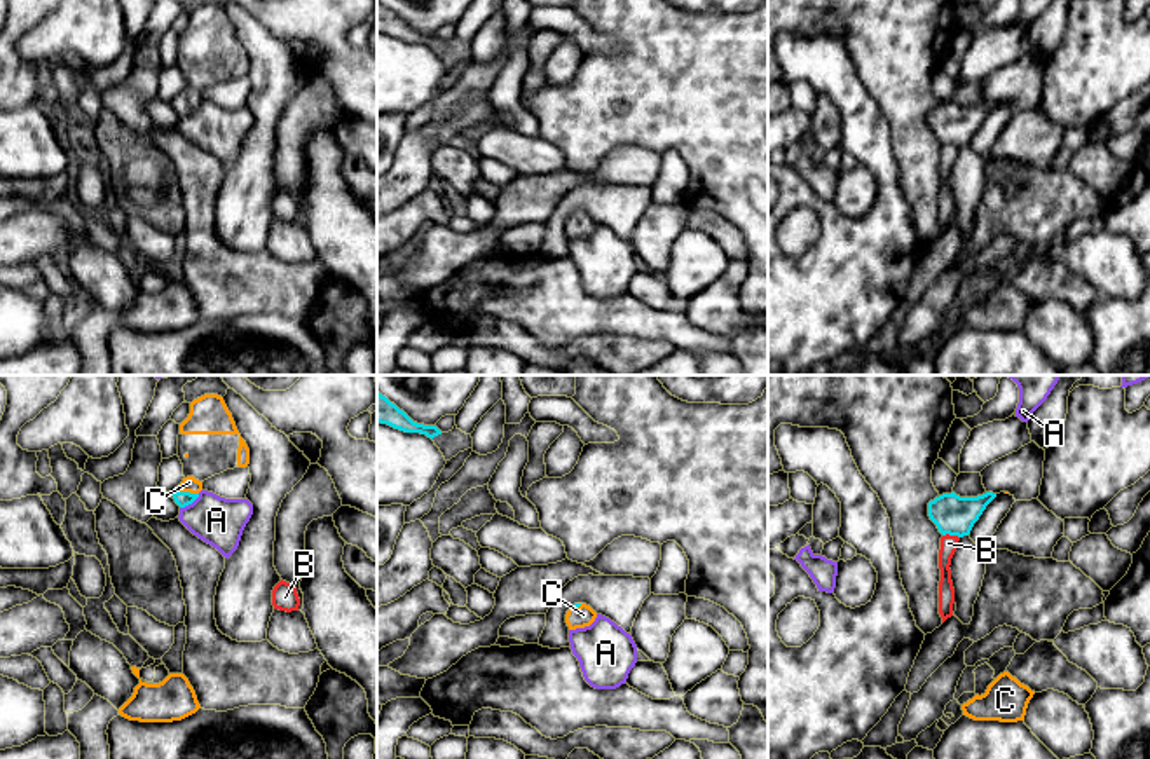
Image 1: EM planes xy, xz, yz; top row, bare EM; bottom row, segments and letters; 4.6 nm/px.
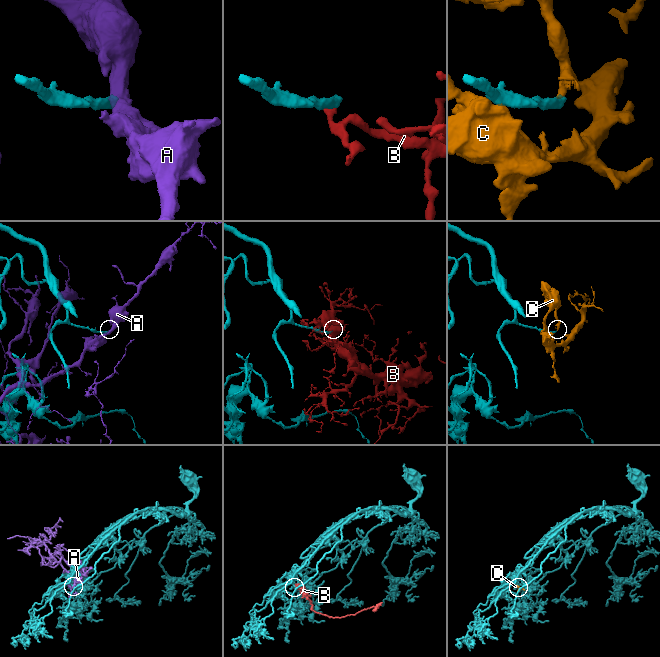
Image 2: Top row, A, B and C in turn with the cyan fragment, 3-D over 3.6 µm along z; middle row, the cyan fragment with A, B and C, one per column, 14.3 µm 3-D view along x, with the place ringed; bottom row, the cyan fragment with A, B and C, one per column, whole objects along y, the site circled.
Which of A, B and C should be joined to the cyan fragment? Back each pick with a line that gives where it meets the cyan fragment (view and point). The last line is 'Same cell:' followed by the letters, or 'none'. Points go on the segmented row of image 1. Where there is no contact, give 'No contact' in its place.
C: Touches cyan at xy (184, 492)
Same cell: C

